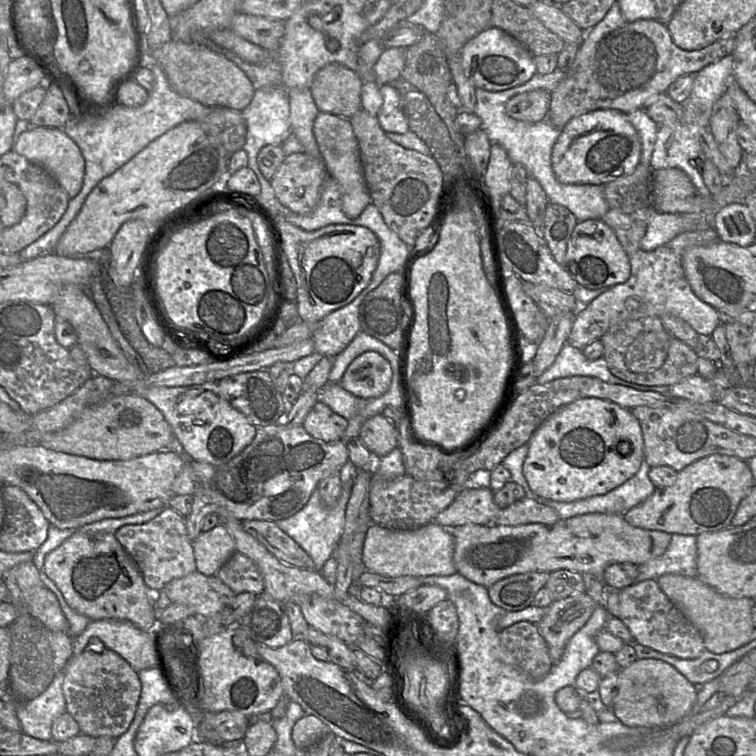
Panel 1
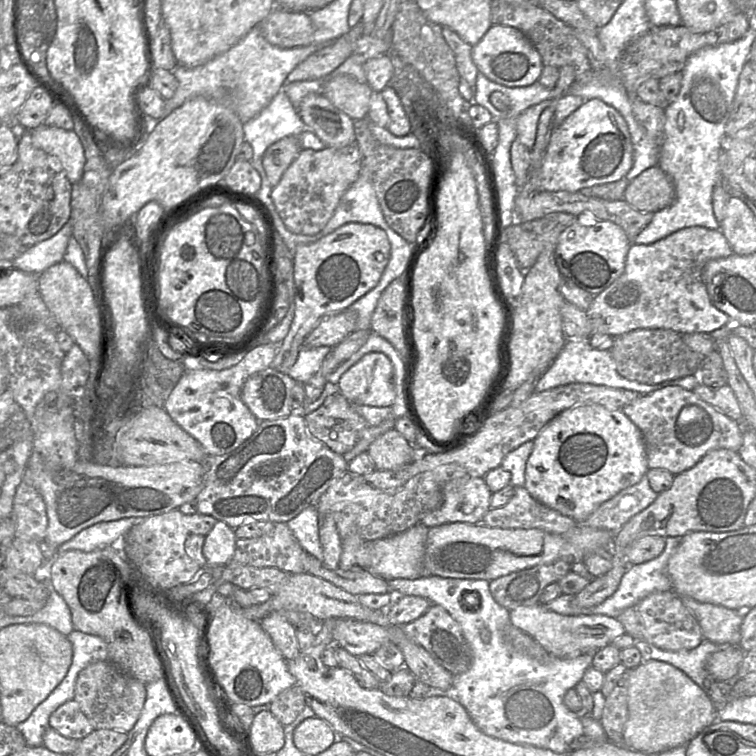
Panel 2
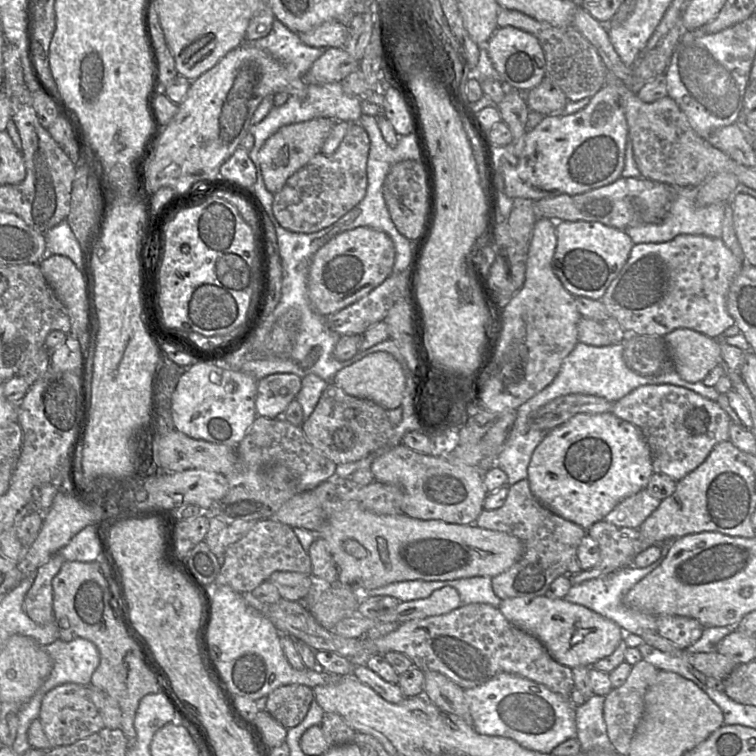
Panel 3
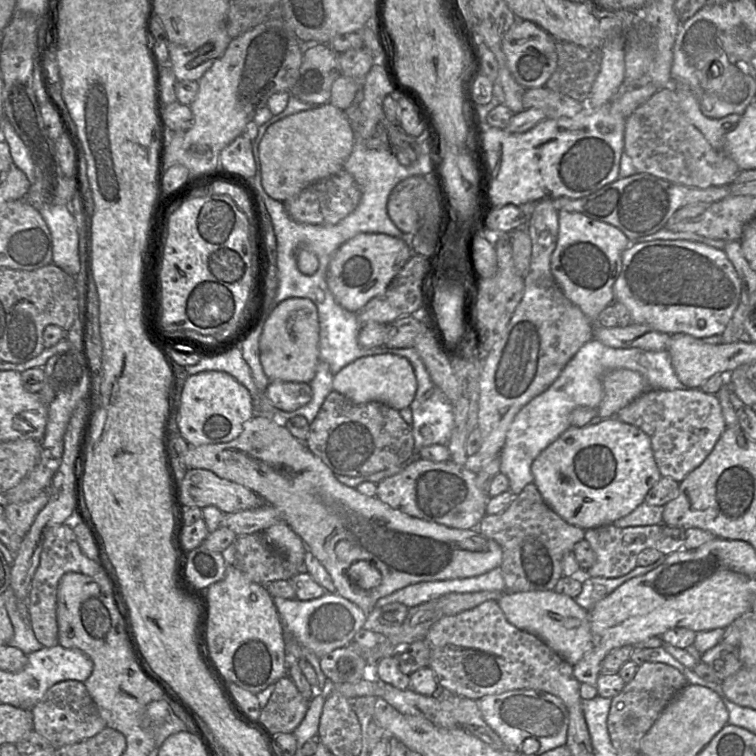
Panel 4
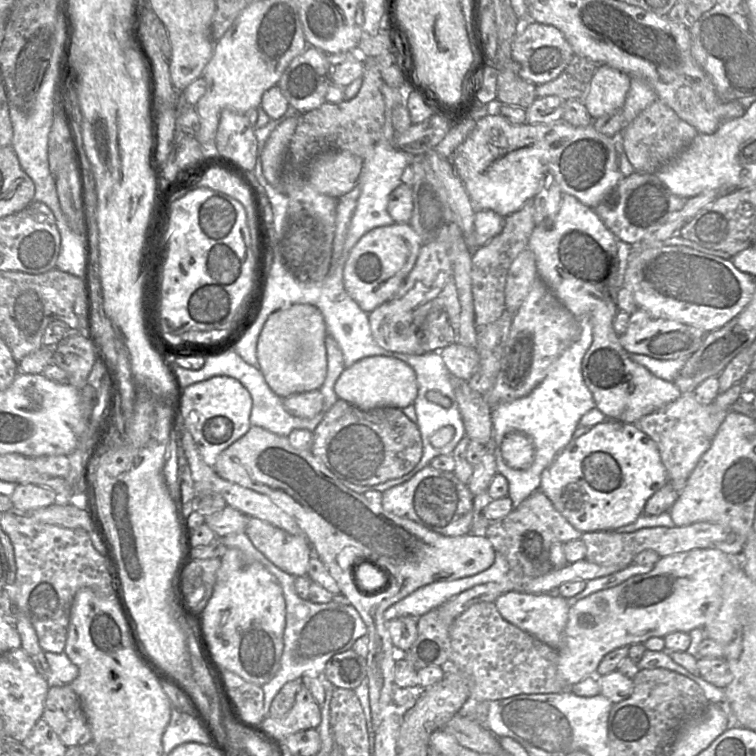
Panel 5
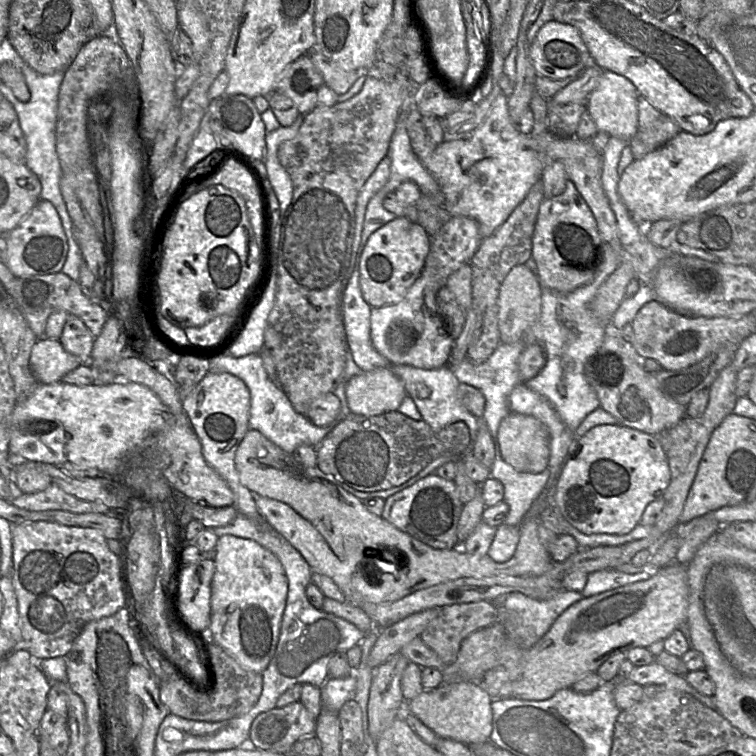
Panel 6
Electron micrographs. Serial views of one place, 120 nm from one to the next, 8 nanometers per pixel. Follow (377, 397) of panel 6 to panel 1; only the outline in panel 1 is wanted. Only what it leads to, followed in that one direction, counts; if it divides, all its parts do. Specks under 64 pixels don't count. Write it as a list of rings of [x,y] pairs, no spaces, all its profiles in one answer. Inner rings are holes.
[[[366,351],[345,370],[340,385],[357,398],[375,398],[385,394],[392,381],[392,369],[382,355]]]

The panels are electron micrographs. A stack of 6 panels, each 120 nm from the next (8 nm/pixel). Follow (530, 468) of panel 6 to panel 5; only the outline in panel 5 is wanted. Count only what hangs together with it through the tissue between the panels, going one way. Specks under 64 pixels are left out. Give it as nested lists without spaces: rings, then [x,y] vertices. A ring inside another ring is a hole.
[[[509,432],[501,444],[501,453],[505,463],[518,470],[532,466],[535,458],[535,447],[529,436],[522,432]]]

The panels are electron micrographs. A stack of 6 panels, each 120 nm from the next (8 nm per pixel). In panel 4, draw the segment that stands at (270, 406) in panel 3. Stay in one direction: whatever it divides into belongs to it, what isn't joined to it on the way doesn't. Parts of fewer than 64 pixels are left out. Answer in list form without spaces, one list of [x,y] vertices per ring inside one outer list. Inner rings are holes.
[[[270,380],[265,396],[274,407],[292,412],[311,400],[312,389],[306,382]]]

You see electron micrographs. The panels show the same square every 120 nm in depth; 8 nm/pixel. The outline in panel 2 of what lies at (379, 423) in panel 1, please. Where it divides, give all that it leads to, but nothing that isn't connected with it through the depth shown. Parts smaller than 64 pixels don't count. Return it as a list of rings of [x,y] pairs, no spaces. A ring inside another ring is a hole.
[[[395,429],[376,438],[367,452],[378,470],[398,469],[418,457],[416,448]]]

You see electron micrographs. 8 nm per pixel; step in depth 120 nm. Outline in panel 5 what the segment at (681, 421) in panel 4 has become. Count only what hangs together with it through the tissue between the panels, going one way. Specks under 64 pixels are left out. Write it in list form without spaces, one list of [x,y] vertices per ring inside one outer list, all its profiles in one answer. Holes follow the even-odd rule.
[[[694,392],[681,393],[679,398],[643,416],[634,425],[655,441],[669,481],[686,480],[710,447],[727,414],[714,401],[703,404],[696,400]]]

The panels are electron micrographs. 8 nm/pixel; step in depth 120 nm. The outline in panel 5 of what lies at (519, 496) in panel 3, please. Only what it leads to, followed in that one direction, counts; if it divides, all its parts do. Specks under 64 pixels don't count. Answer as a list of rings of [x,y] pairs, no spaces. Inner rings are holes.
[[[536,490],[513,508],[508,515],[492,521],[484,536],[490,541],[495,552],[504,555],[510,570],[519,571],[528,576],[542,576],[554,569],[549,558],[552,544],[579,540],[582,534],[555,509],[541,490]]]

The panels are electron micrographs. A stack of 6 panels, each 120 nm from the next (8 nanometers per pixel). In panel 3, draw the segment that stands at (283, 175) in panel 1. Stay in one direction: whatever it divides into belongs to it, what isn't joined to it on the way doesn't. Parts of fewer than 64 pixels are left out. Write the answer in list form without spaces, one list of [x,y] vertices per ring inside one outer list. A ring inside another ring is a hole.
[[[351,123],[334,153],[315,155],[289,177],[283,188],[274,194],[272,204],[281,226],[292,232],[314,233],[334,224],[353,209],[366,194],[369,148],[365,129],[358,123]]]

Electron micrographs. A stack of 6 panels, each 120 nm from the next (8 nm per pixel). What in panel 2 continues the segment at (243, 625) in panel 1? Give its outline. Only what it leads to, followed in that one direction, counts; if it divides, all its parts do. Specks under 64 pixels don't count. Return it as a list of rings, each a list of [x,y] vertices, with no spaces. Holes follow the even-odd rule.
[[[271,613],[260,620],[261,627],[286,660],[300,653],[296,628],[280,613]]]

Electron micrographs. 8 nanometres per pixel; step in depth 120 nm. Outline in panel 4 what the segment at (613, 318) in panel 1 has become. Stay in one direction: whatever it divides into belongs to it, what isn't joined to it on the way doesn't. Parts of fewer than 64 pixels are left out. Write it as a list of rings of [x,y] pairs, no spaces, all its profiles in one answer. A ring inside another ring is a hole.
[[[654,240],[630,244],[623,252],[621,271],[613,285],[613,292],[615,297],[614,301],[621,302],[627,307],[633,323],[647,325],[657,331],[670,335],[684,333],[695,338],[706,338],[714,335],[721,335],[725,330],[738,307],[741,288],[741,282],[737,271],[724,250],[689,240]]]

